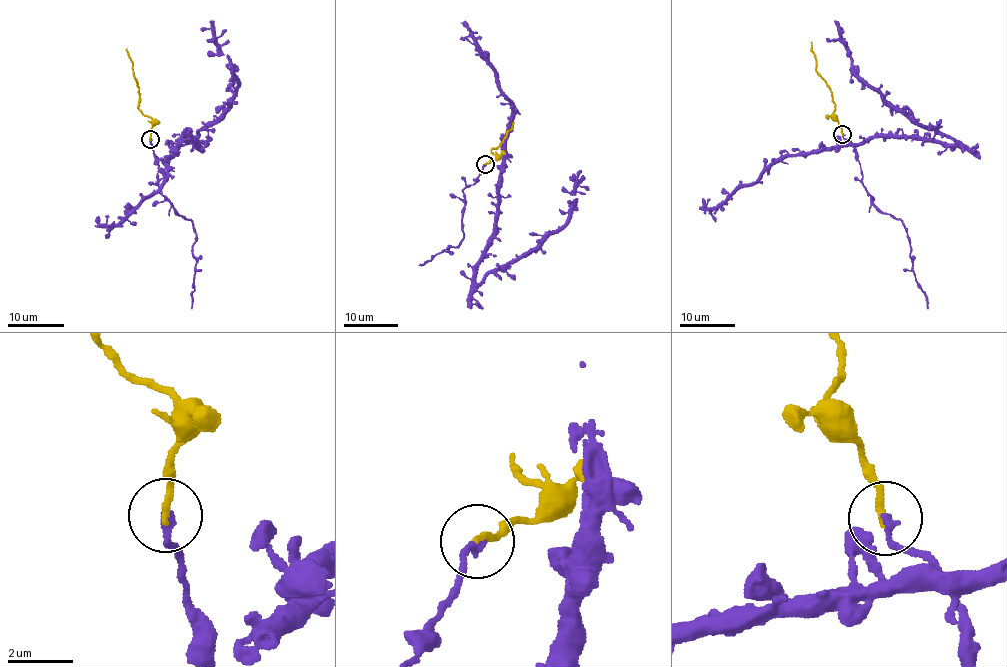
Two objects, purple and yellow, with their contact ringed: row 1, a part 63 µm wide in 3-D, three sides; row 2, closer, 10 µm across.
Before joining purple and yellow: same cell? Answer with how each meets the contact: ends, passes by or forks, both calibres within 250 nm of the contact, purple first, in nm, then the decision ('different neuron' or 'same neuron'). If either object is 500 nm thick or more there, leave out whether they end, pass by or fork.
purple ends | yellow ends | 260/200 nm | same neuron

